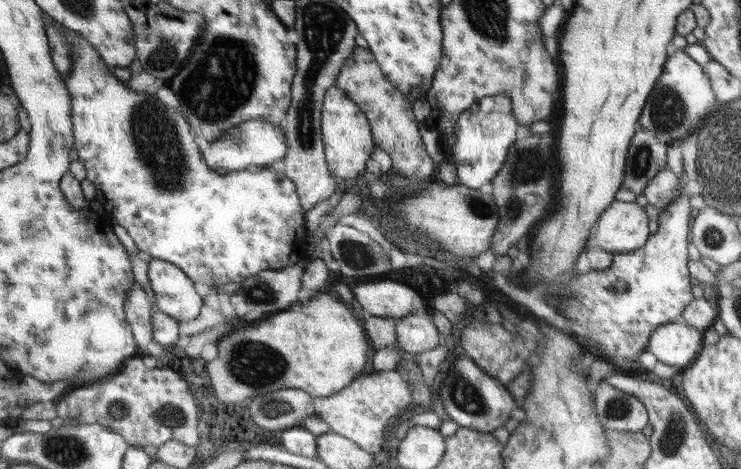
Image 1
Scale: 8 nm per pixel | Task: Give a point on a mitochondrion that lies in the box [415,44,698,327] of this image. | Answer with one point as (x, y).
(528, 166)

